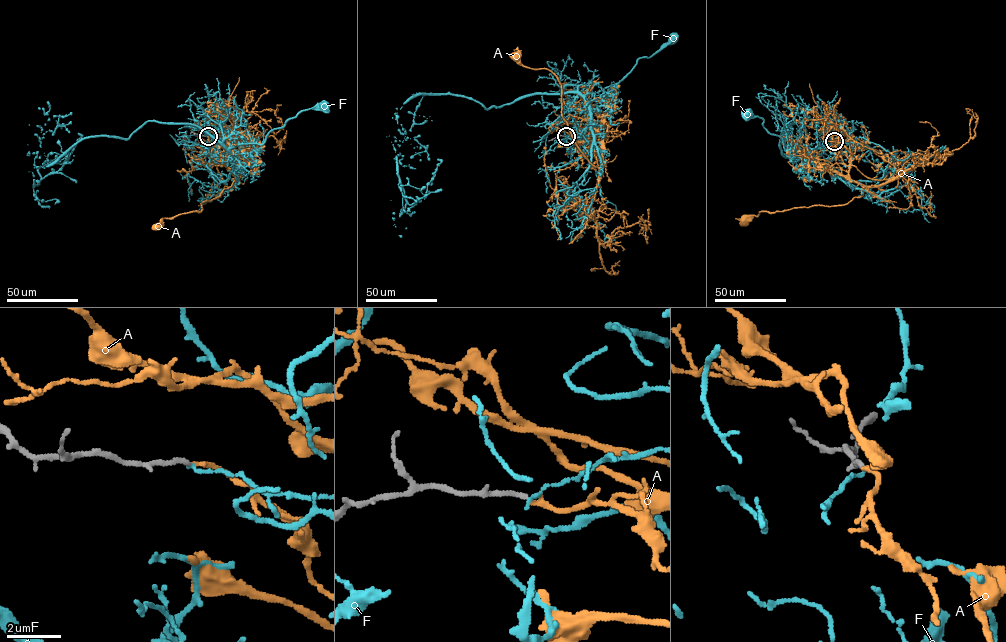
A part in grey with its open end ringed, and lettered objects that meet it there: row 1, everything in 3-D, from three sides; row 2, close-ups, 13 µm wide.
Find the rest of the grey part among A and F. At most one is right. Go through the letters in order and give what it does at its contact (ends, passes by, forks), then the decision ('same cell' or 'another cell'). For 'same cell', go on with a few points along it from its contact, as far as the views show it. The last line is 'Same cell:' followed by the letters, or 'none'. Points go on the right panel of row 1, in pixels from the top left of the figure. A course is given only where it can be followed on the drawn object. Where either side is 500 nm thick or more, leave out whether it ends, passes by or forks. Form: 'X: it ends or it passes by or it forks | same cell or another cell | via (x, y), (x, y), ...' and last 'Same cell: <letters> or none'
A: it ends | same cell | via (834, 142), (849, 167), (850, 178), (864, 188), (863, 194), (844, 205), (762, 211), (743, 221)
F: it ends | another cell
Same cell: A

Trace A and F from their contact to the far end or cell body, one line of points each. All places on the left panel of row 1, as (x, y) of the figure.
A: (208, 136), (234, 155), (240, 176), (217, 198), (201, 203), (201, 211), (163, 218), (156, 226)
F: (208, 136), (223, 138), (228, 157), (246, 154), (259, 149), (273, 129), (281, 128), (304, 110), (324, 104)

